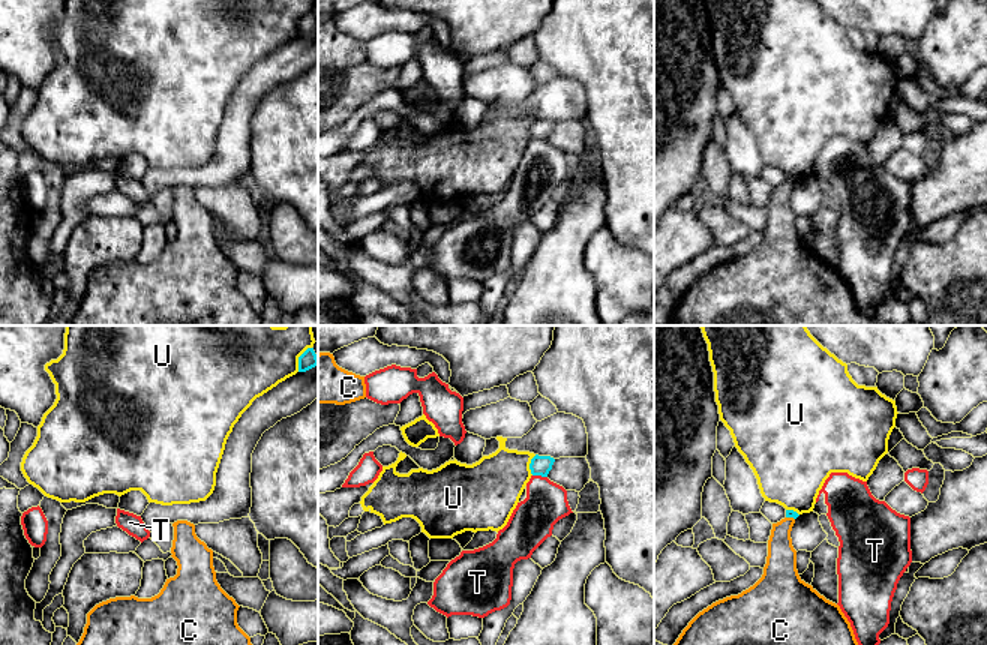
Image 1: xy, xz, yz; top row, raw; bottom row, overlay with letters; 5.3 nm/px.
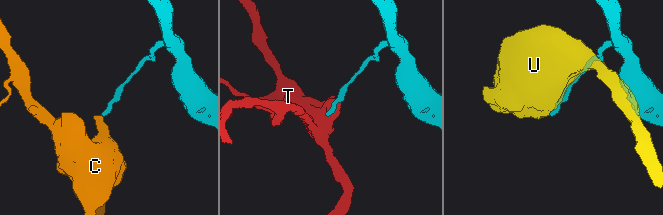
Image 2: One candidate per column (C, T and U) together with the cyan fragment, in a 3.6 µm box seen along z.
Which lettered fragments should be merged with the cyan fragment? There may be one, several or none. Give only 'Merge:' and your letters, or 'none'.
Merge: none

